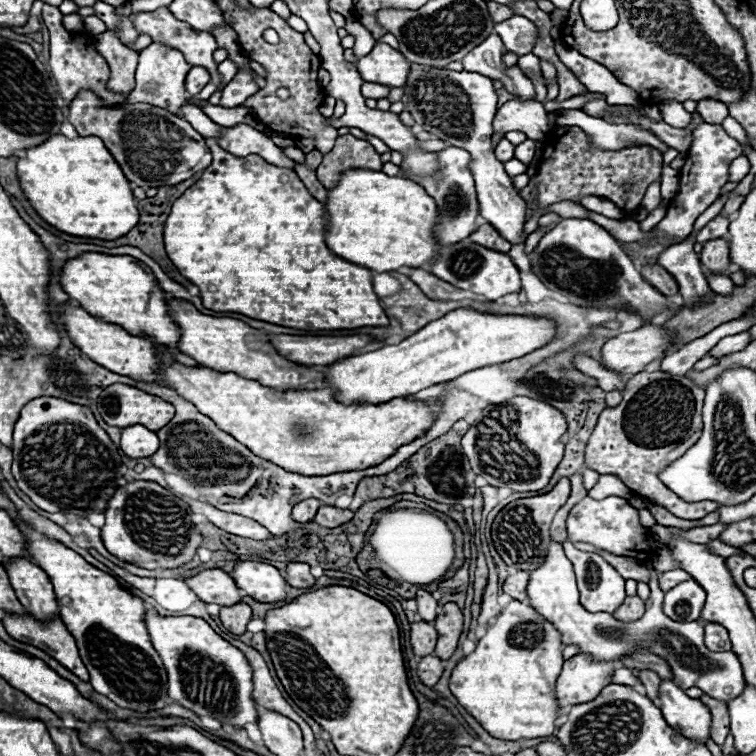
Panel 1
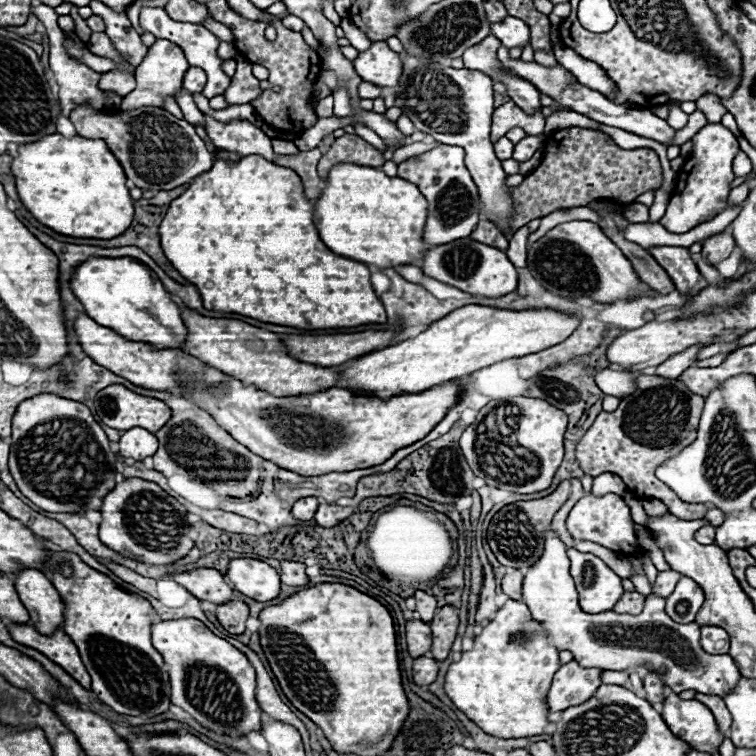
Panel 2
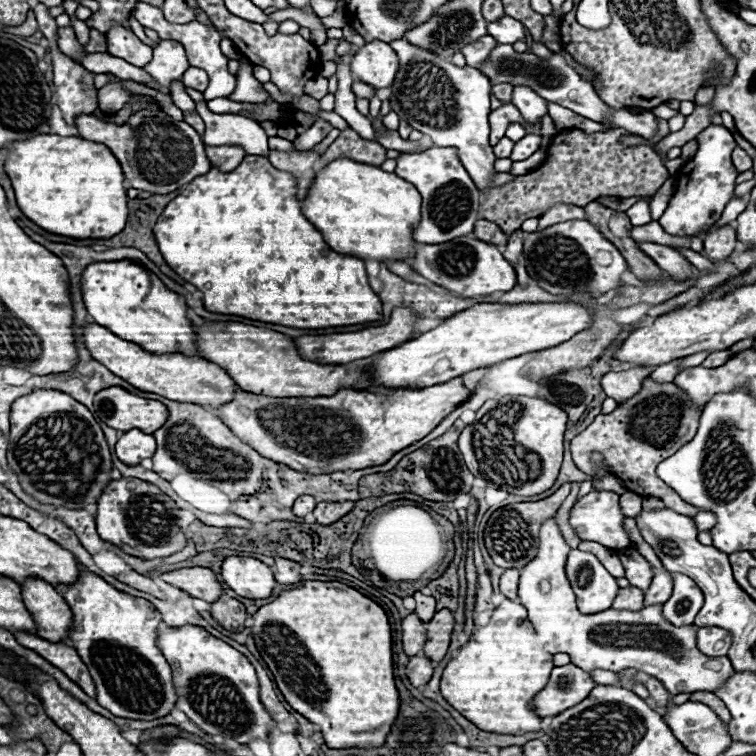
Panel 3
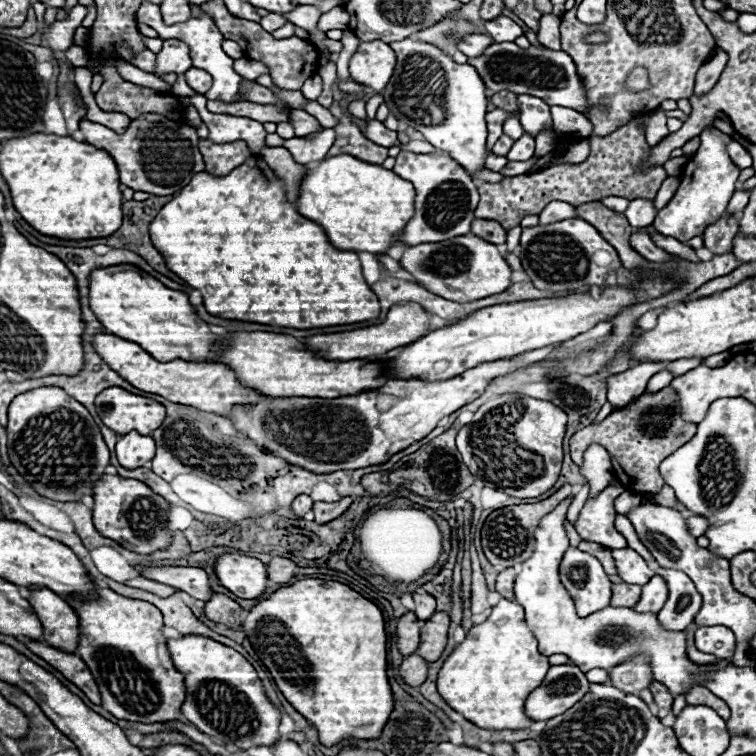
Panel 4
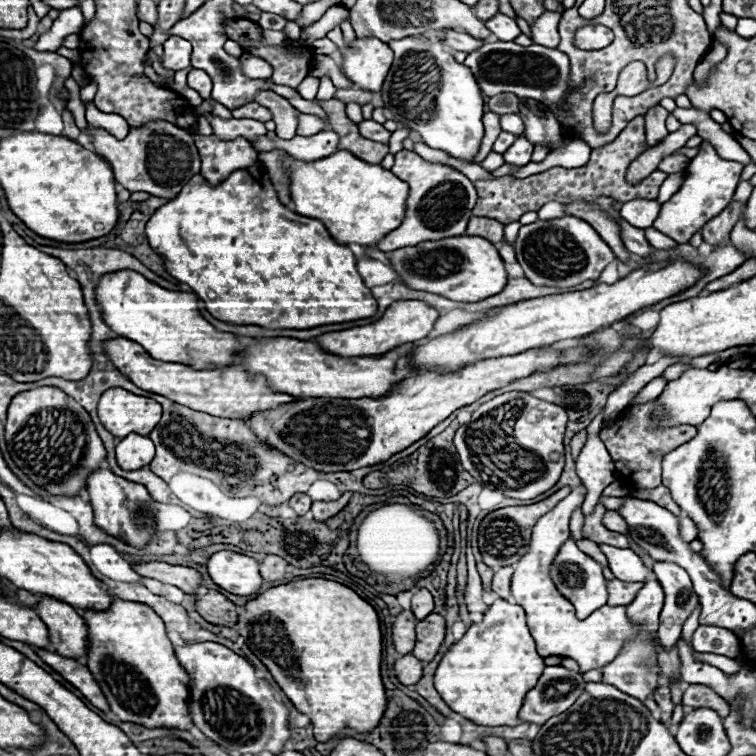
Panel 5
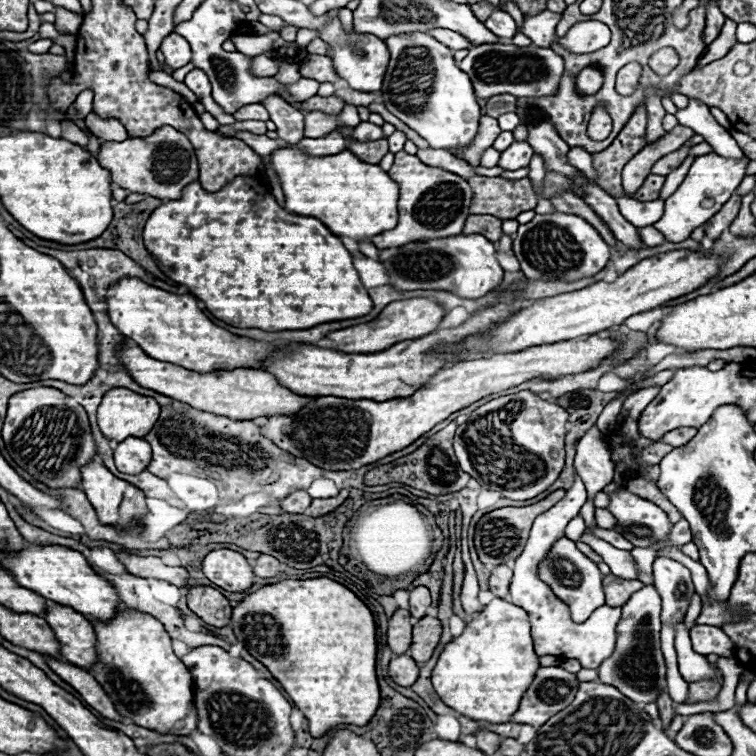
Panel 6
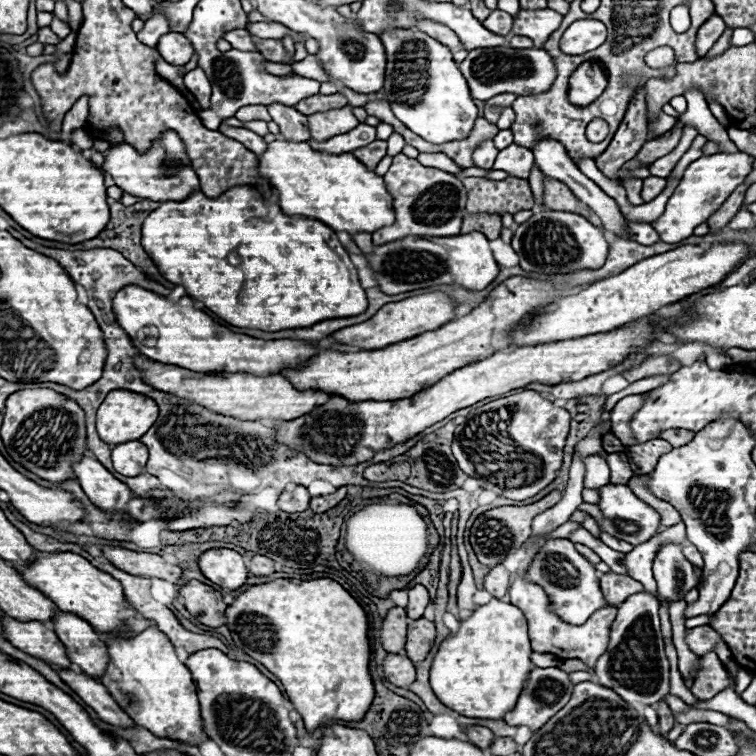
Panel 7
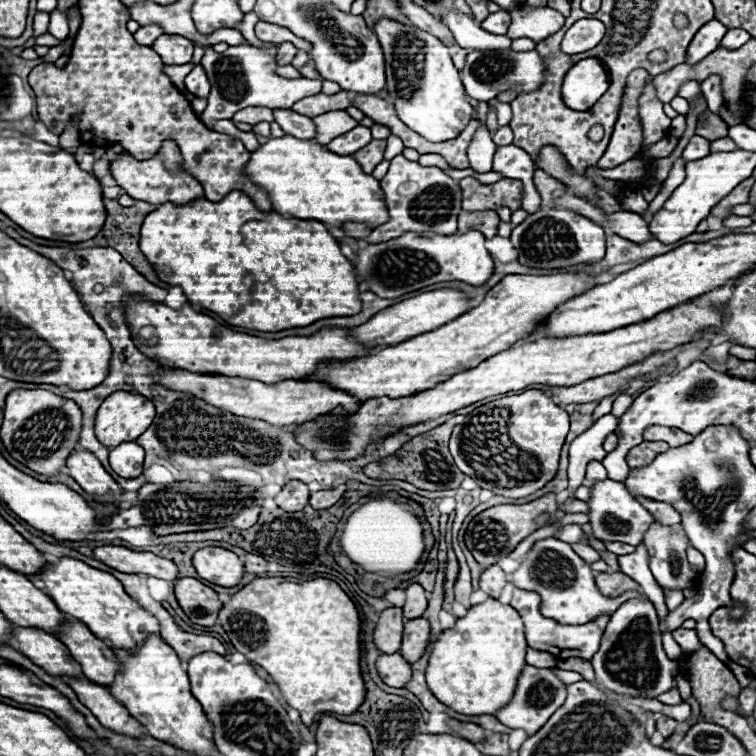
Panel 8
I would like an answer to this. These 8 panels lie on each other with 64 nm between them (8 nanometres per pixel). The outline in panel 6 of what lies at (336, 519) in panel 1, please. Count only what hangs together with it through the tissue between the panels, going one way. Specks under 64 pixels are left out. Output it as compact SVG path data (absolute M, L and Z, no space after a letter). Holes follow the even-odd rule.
M340 490L340 494L334 498L316 498L316 500L312 500L310 514L312 516L324 516L324 514L336 510L346 498L348 498L348 490Z

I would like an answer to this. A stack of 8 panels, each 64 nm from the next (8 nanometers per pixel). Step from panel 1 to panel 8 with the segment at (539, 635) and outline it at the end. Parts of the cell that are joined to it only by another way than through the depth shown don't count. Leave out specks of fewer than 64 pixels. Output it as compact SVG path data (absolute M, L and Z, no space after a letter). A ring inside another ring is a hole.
M488 598L468 608L466 616L456 618L456 624L434 640L426 666L428 688L442 704L460 714L494 714L514 694L516 678L526 666L526 646L520 614L512 606Z

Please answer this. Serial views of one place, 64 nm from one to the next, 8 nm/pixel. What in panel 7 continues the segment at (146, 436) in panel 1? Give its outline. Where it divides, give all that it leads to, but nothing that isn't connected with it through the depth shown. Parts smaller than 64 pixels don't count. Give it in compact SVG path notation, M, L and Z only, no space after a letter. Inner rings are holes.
M138 440L118 444L112 450L114 470L122 476L134 478L134 476L142 474L142 468L146 466L146 460L148 460L148 448Z

